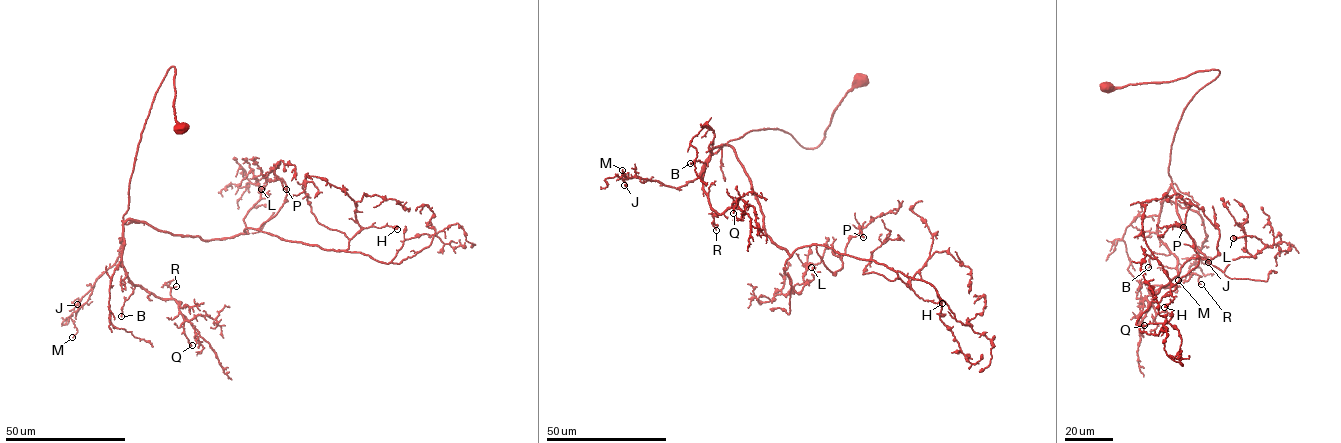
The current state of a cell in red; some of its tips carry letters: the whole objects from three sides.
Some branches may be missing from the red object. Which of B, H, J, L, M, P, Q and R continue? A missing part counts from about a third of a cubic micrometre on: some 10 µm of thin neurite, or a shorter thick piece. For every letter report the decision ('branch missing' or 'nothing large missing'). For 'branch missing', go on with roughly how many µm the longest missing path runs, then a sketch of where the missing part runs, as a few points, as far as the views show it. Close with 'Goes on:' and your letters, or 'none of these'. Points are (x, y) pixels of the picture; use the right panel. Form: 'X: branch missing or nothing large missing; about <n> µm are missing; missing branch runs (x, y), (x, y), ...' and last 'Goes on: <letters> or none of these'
B: nothing large missing
H: nothing large missing
J: nothing large missing
L: nothing large missing
M: nothing large missing
P: nothing large missing
Q: nothing large missing
R: nothing large missing
Goes on: none of these

